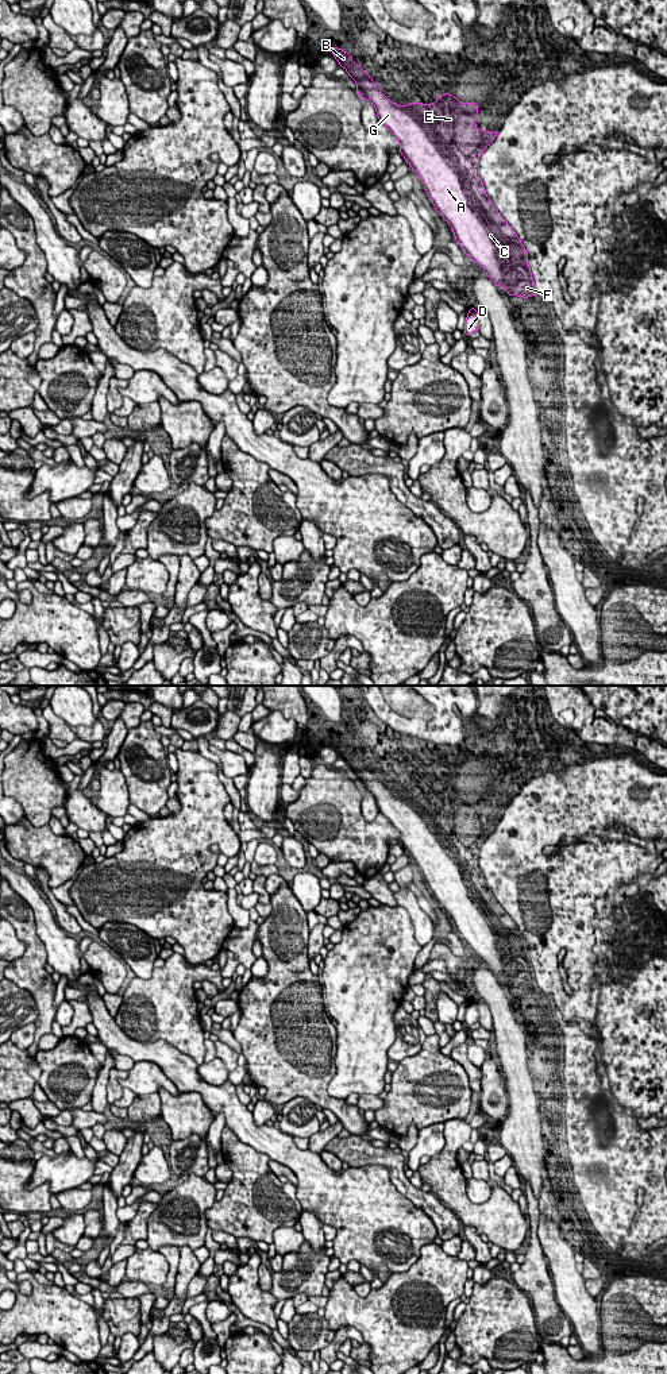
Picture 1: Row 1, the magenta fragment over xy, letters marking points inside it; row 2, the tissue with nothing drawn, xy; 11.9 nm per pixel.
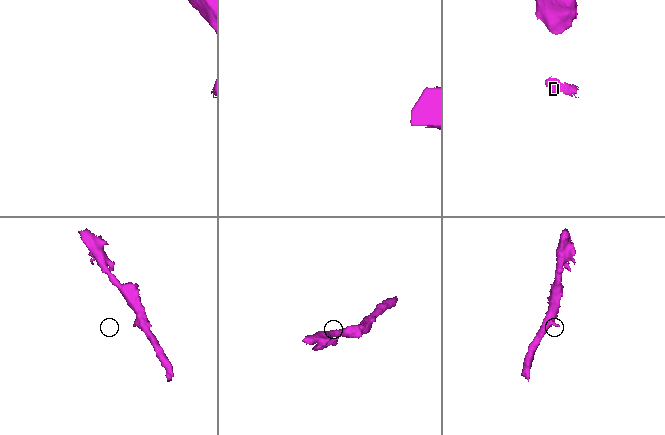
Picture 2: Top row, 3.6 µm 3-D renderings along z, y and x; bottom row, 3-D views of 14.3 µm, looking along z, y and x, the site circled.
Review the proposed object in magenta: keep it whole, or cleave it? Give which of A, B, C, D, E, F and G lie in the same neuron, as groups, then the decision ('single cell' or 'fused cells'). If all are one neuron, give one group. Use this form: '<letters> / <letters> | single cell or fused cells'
A B C D E F G | single cell

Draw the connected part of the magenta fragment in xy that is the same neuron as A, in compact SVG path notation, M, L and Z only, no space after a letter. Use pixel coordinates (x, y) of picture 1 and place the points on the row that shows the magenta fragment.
M331 46L331 50L335 59L356 82L356 92L361 99L369 100L375 107L379 121L400 140L400 153L424 182L424 189L431 197L435 209L452 227L455 240L463 248L467 258L477 262L496 286L505 287L508 290L506 296L523 297L524 300L531 296L537 296L527 250L513 228L486 196L483 182L479 178L479 157L498 132L487 132L473 126L477 121L478 103L460 104L452 94L442 93L436 97L435 104L409 103L404 107L396 105L381 92L373 78L351 59L351 55L347 51L335 46Z

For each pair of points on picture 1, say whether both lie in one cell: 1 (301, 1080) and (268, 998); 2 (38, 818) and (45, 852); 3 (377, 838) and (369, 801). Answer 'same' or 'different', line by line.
1: same
2: different
3: different

